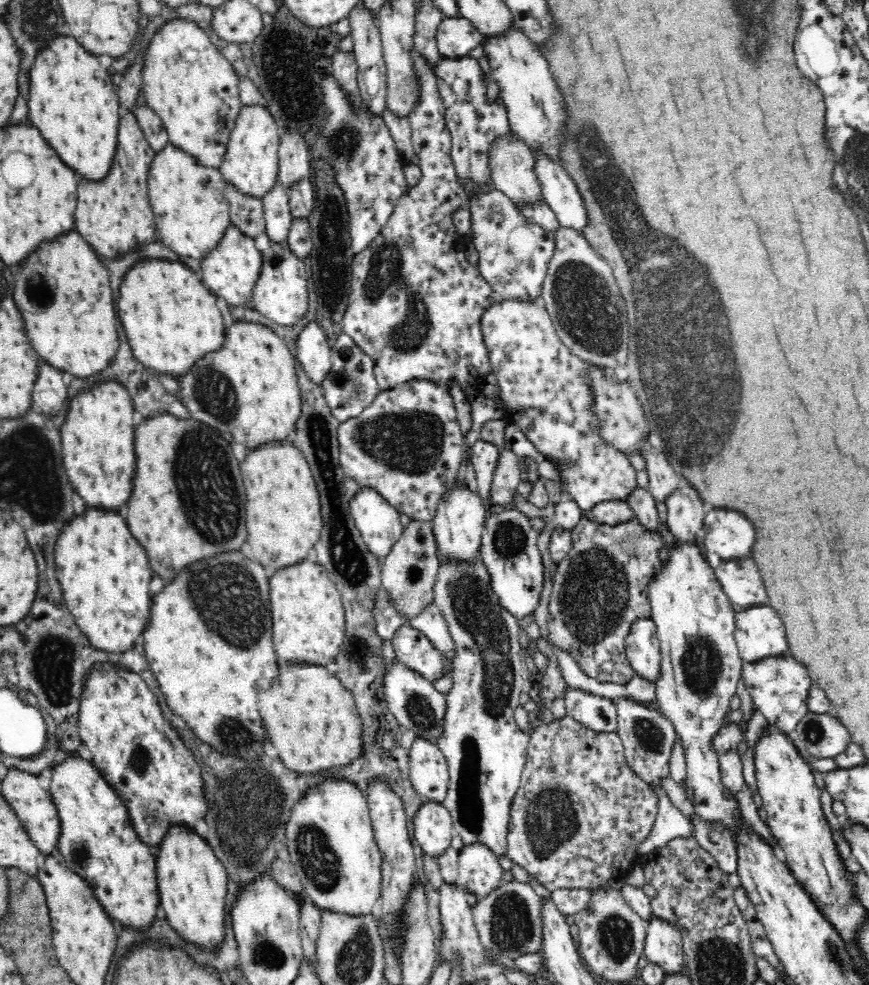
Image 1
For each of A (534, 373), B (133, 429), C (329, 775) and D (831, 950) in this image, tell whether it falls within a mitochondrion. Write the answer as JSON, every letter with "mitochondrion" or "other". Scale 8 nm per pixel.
{"A":"other","B":"other","C":"other","D":"mitochondrion"}

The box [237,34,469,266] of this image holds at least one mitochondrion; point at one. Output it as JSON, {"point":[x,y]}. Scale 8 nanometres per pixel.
{"point":[344,140]}

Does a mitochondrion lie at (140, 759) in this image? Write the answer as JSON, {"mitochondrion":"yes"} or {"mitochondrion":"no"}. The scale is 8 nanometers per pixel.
{"mitochondrion":"yes"}

